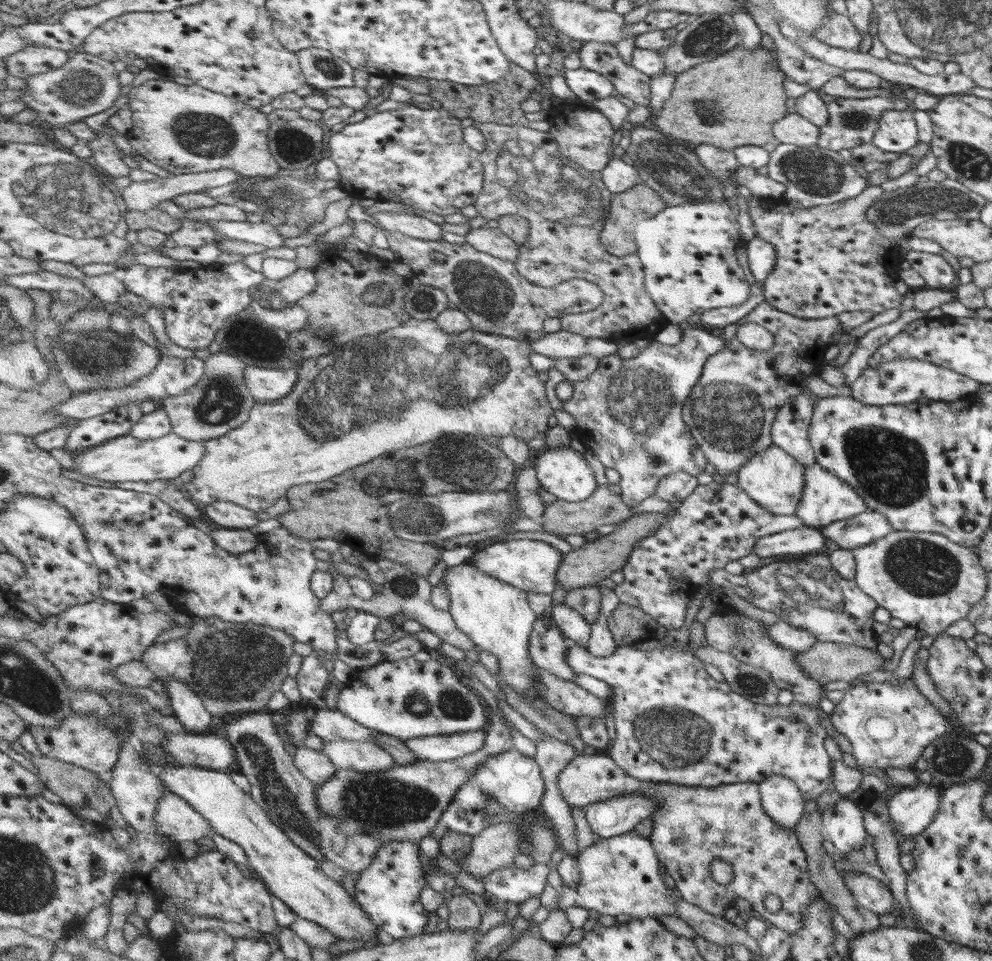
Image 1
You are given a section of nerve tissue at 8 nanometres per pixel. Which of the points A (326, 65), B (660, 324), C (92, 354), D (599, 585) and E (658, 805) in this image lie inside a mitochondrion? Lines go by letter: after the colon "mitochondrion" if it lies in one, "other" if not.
A: mitochondrion
B: other
C: mitochondrion
D: other
E: other

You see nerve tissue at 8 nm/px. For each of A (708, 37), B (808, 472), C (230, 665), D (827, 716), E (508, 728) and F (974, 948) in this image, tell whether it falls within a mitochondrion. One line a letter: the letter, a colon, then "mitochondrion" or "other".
A: mitochondrion
B: other
C: mitochondrion
D: other
E: other
F: other

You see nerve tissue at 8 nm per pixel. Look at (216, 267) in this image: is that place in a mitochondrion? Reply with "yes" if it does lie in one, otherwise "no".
no

